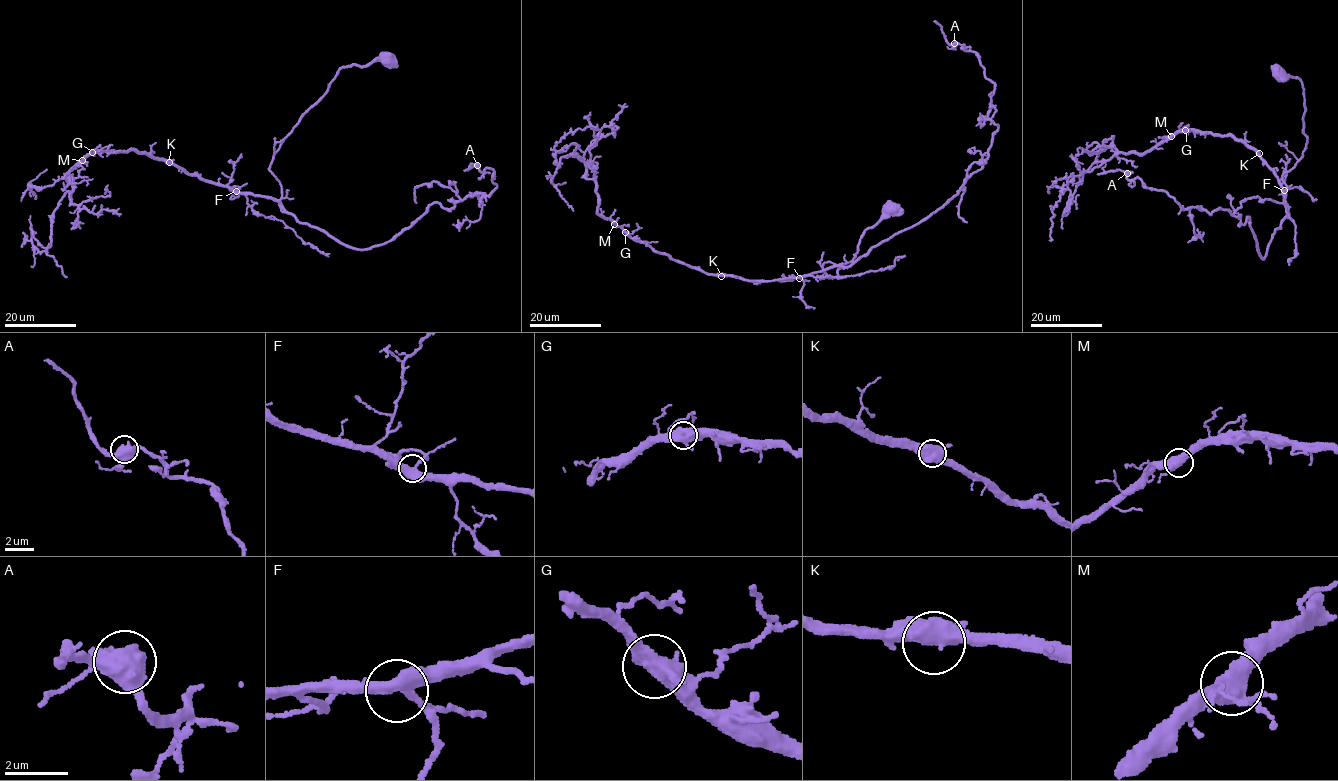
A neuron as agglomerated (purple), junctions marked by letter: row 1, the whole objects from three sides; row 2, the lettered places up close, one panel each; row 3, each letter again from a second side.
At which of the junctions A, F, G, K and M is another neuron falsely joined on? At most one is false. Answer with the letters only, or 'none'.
none

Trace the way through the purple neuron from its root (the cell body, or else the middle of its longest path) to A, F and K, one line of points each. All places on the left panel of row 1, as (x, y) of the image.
A: (387, 59), (339, 70), (284, 139), (282, 207), (369, 249), (490, 194), (477, 165)
F: (387, 59), (339, 70), (327, 91), (284, 139), (269, 168), (279, 182), (280, 198), (236, 191)
K: (387, 59), (339, 70), (284, 139), (269, 168), (279, 182), (279, 199), (200, 180), (169, 162)

